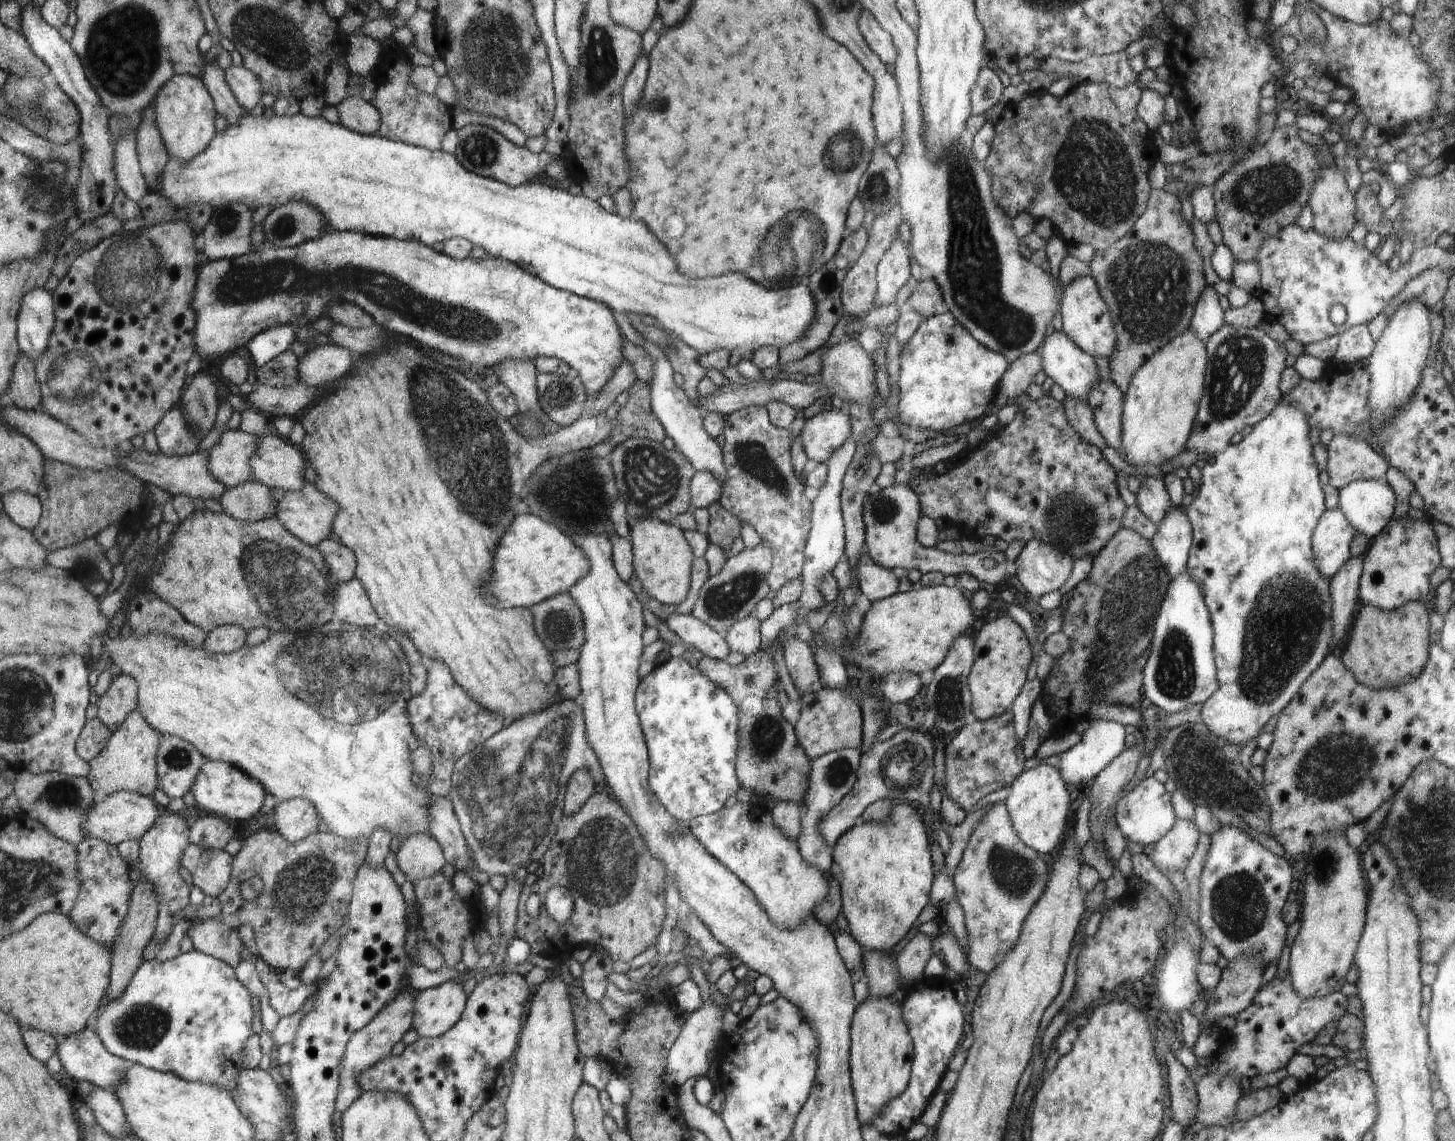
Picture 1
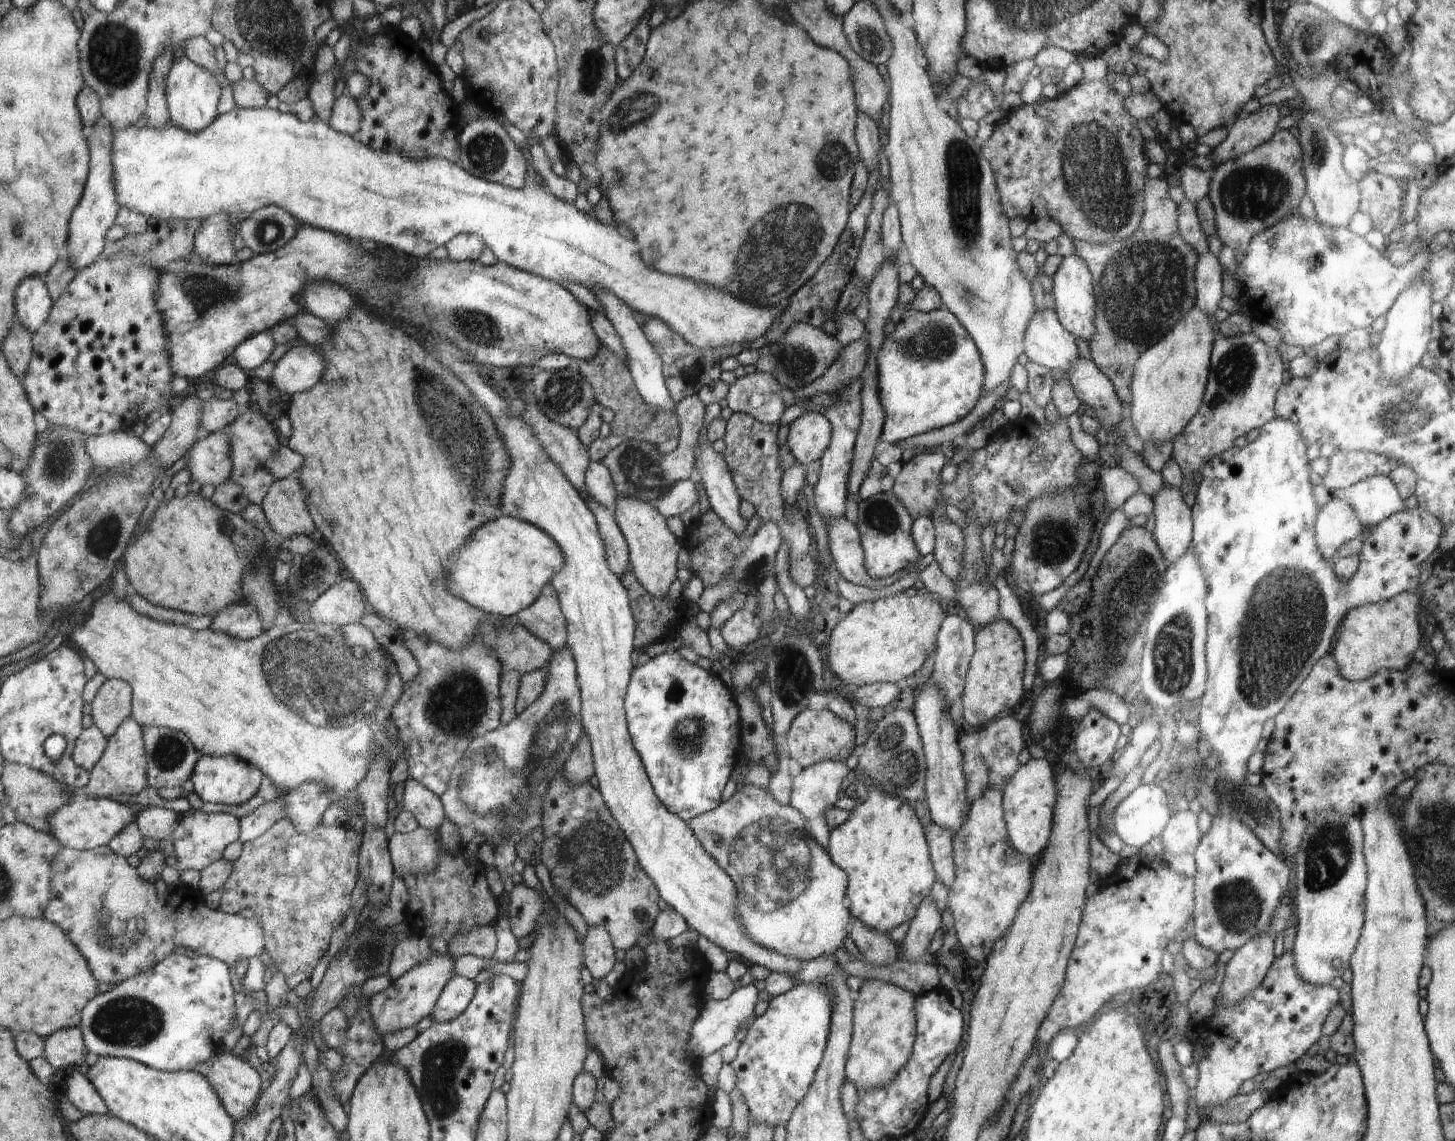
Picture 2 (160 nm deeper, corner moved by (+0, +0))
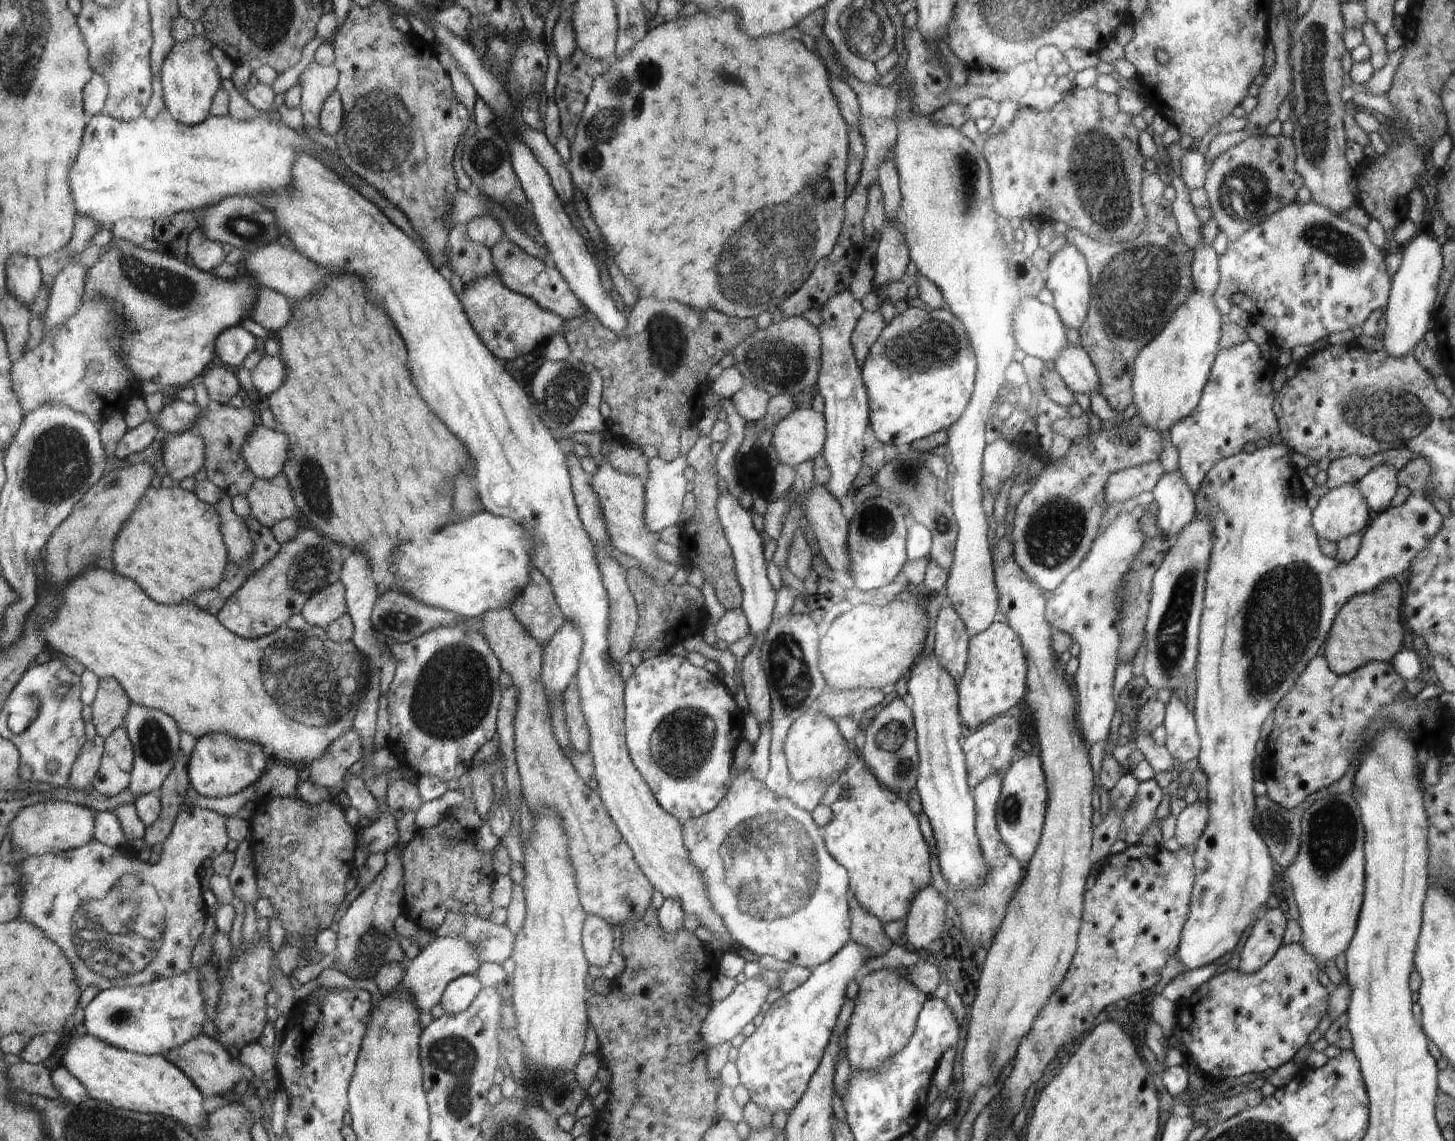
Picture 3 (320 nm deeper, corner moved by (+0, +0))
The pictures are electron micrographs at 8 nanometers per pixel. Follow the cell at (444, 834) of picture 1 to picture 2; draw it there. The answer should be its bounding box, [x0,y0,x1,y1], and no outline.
[401,779,445,831]

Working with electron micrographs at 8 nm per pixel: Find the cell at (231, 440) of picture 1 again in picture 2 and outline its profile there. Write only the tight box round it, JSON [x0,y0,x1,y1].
[186,433,232,486]

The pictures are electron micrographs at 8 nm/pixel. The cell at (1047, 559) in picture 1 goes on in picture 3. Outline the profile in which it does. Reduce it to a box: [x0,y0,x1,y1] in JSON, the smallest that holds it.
[1011,419,1163,591]

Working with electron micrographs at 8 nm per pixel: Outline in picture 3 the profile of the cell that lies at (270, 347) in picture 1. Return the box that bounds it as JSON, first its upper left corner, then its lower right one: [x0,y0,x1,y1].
[216,326,256,370]

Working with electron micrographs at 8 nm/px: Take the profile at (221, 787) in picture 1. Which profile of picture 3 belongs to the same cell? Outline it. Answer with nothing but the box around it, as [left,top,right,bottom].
[189,736,266,798]

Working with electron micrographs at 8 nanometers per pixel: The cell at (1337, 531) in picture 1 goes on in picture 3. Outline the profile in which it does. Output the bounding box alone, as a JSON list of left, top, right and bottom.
[1311,483,1371,542]

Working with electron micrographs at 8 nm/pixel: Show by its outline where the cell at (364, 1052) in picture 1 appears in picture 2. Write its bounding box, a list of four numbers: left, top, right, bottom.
[369,953,455,1038]

